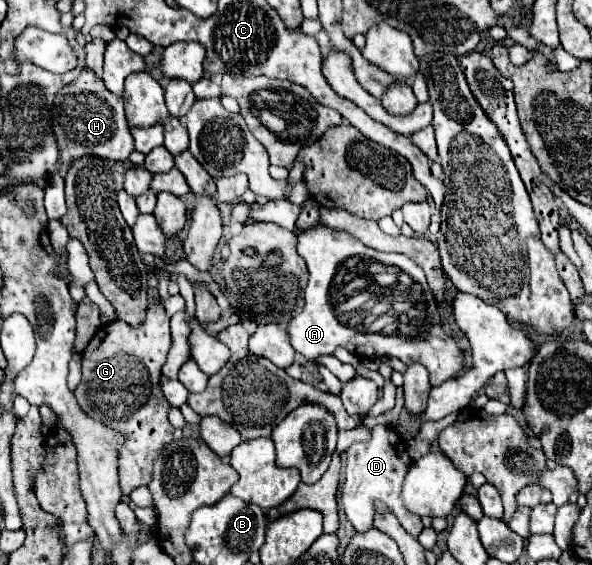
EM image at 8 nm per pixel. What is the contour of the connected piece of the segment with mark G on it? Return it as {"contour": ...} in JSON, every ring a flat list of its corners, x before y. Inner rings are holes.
{"contour":[[153,304,149,306,145,322,137,328,121,320,101,326,83,350,83,376,75,388,75,396,79,406,89,416,107,422,127,436,127,442,119,452,119,478,123,494,151,482,153,462,173,440,173,426,167,420,171,404,159,388,161,366,167,360,169,348,169,318,161,304]]}

